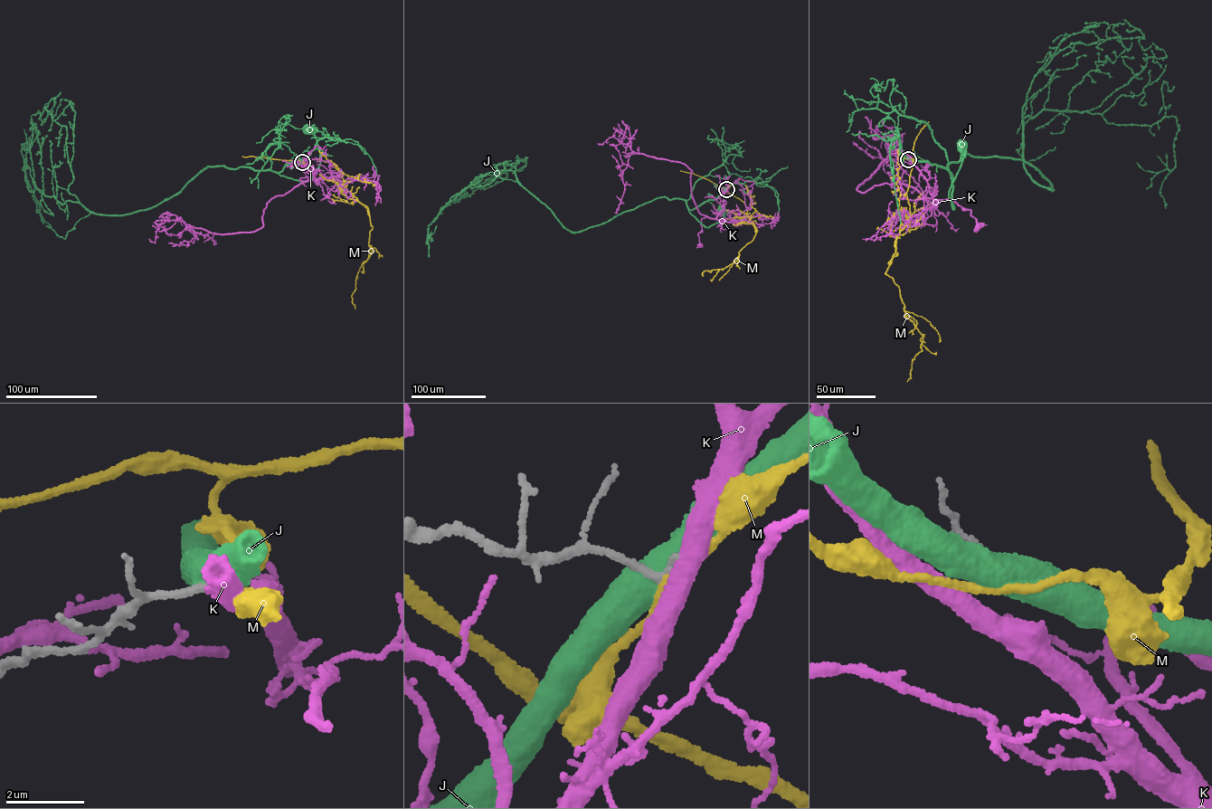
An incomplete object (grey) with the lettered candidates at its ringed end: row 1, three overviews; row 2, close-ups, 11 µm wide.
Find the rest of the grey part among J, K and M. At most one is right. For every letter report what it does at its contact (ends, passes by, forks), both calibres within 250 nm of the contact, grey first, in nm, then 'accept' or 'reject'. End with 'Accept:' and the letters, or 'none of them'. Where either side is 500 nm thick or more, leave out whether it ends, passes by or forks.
J: 200 nm thick on the grey side, 650 nm on the other; reject
K: it passes by; 160 nm thick on the grey side, 460 nm on the other; reject
M: it passes by; 200 nm thick on the grey side, 190 nm on the other; reject
Accept: none of them

